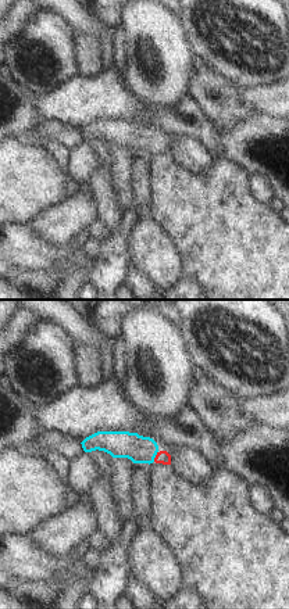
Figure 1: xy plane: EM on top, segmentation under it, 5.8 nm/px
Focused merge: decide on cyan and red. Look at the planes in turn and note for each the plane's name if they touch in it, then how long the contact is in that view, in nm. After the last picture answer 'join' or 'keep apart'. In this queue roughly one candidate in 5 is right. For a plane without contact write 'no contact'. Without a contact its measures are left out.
xy | 70 nm

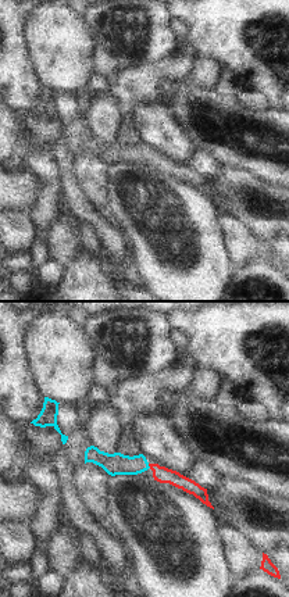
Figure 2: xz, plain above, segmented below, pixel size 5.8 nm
xz | 30 nm

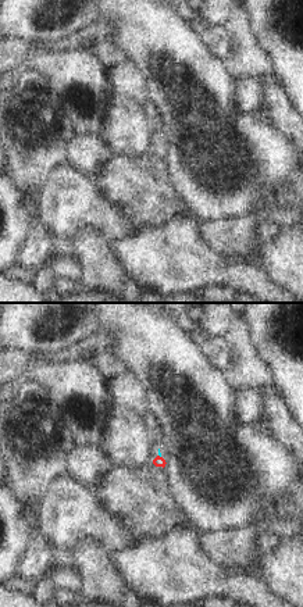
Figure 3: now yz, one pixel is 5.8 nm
no contact

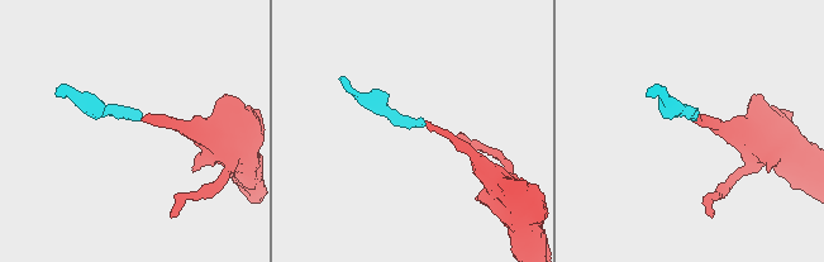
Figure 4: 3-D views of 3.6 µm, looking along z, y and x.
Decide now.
join

